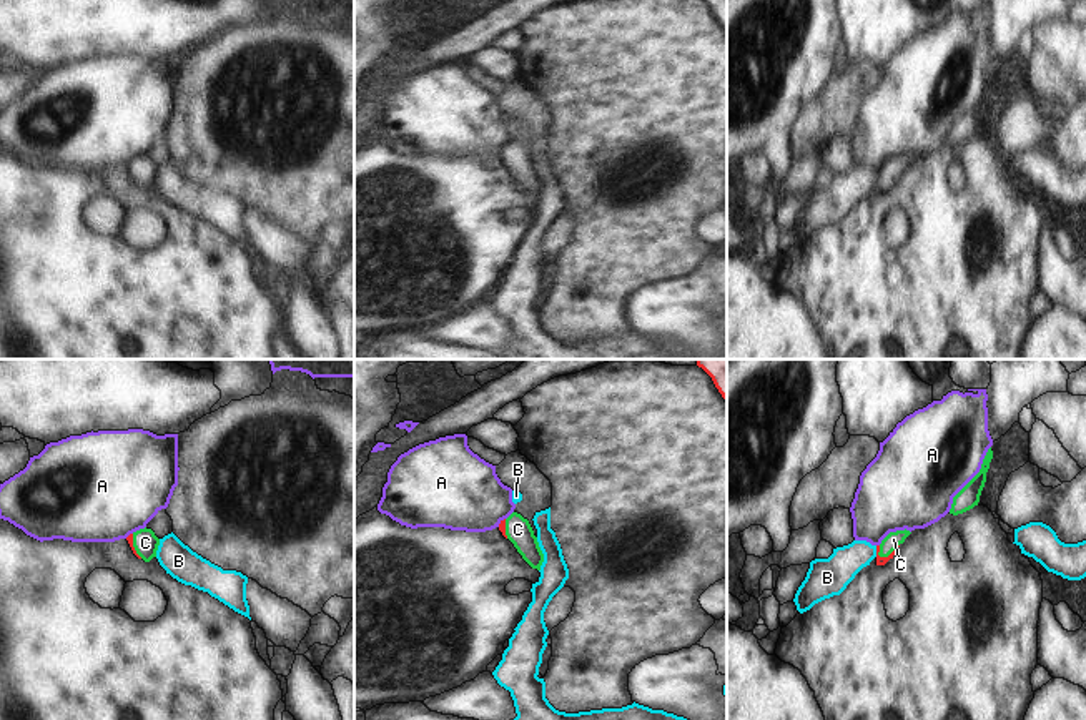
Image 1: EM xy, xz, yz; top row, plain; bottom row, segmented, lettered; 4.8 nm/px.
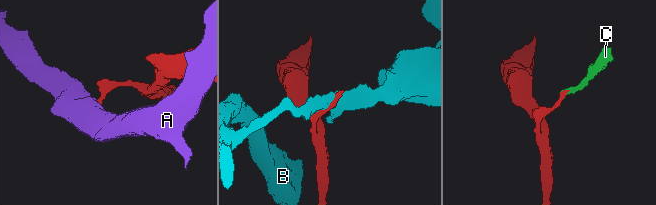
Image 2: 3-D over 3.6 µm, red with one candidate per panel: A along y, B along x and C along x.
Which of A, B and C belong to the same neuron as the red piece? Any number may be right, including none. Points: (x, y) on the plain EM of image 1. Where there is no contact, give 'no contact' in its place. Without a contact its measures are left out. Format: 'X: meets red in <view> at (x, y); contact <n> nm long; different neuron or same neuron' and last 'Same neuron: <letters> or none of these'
A: meets red in xz at (501, 150); contact 60 nm long; different neuron
B: meets red in yz at (877, 178); contact 60 nm long; different neuron
C: meets red in yz at (888, 183); contact 120 nm long; same neuron
Same neuron: C

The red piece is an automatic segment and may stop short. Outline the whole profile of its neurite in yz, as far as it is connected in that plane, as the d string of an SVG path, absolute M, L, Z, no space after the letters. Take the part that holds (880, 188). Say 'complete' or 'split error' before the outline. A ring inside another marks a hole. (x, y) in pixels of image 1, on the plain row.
split error; M910 158L890 160L880 173L876 173L876 193L885 193L898 180L898 173L905 170Z

